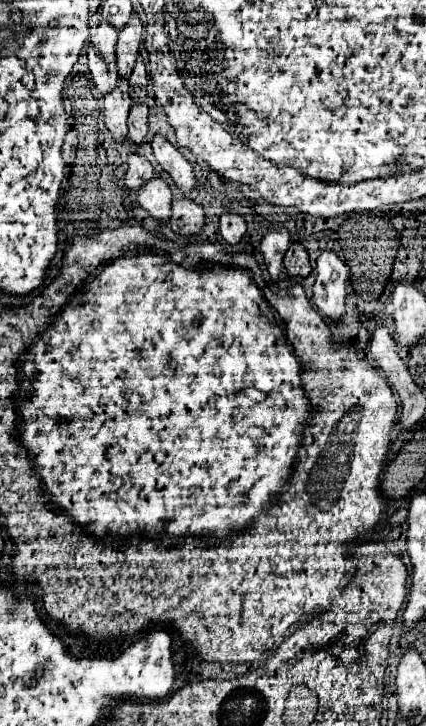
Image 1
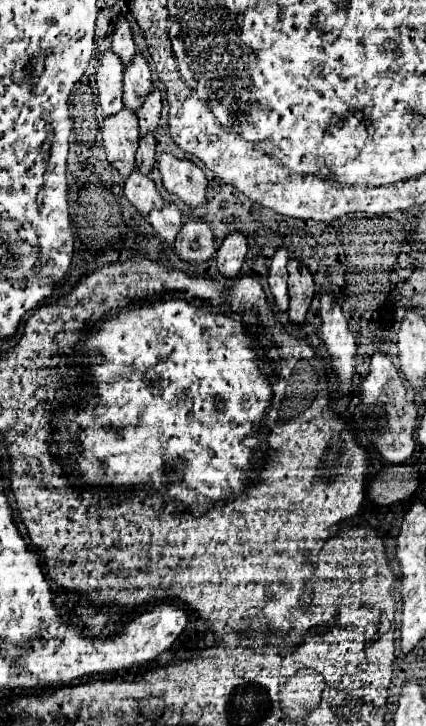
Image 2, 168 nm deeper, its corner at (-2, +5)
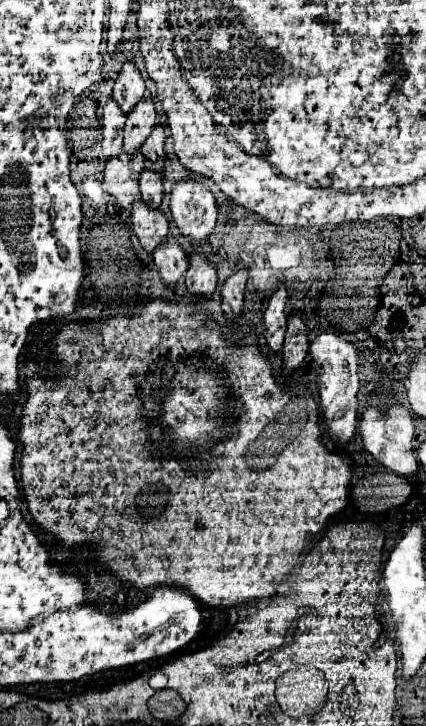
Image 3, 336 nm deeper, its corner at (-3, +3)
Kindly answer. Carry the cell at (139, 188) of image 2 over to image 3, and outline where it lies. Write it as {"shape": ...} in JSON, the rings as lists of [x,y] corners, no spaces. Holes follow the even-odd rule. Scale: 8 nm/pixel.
{"shape":[[[138,199],[132,203],[132,229],[142,247],[150,253],[158,241],[168,235],[168,219],[160,209],[152,209],[146,201]]]}

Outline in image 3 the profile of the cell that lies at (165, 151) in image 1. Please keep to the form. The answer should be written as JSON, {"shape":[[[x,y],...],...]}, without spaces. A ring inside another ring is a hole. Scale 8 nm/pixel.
{"shape":[[[204,179],[174,181],[170,193],[170,211],[184,235],[192,241],[204,241],[216,225],[216,199]]]}

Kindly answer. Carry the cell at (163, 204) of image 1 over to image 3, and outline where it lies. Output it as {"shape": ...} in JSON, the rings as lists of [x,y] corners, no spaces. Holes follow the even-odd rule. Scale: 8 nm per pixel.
{"shape":[[[168,235],[166,239],[160,241],[160,245],[152,253],[152,257],[154,257],[154,263],[166,285],[176,285],[176,281],[184,275],[184,271],[188,267],[188,257],[182,251],[176,237],[172,237],[172,235]]]}

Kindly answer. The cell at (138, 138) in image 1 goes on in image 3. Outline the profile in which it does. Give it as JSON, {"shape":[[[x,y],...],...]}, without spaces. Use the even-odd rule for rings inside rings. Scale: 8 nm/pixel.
{"shape":[[[144,169],[140,173],[140,191],[142,191],[142,199],[150,205],[150,207],[160,207],[164,189],[162,189],[162,175],[158,171],[152,169]]]}

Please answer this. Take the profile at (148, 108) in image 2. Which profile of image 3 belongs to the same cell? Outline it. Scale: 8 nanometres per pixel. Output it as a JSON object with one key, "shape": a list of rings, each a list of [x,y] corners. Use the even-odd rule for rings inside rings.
{"shape":[[[154,125],[148,139],[142,143],[140,151],[146,157],[146,167],[152,167],[152,171],[162,171],[162,167],[164,167],[164,159],[166,159],[164,139],[166,139],[164,127]]]}

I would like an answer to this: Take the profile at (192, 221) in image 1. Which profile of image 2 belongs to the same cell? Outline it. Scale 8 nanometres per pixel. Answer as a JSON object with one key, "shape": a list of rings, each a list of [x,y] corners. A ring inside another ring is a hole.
{"shape":[[[189,219],[183,223],[175,241],[175,251],[181,261],[201,265],[215,257],[215,249],[215,239],[207,223],[199,219]]]}

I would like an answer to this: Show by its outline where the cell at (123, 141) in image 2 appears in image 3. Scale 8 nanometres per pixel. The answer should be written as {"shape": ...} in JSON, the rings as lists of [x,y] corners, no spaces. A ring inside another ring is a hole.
{"shape":[[[122,151],[106,159],[102,187],[106,193],[114,195],[118,205],[126,211],[130,211],[132,199],[140,199],[138,175],[142,169],[144,169],[144,155],[140,151],[136,153]]]}

